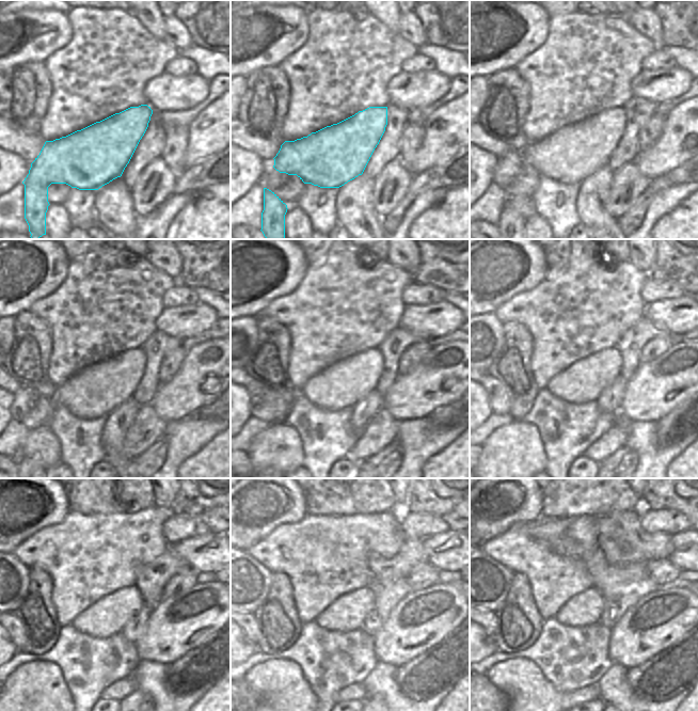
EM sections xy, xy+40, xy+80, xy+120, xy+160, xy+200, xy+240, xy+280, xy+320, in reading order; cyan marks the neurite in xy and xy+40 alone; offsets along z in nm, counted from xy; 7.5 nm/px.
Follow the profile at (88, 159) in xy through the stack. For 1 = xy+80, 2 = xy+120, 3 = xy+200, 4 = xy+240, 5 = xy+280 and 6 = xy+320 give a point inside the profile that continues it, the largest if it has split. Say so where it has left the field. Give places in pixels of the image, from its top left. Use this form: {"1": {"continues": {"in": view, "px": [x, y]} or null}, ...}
{"1": {"continues": {"in": "xy+80", "px": [571, 154]}}, "2": {"continues": {"in": "xy+120", "px": [95, 391]}}, "3": {"continues": {"in": "xy+200", "px": [583, 381]}}, "4": {"continues": {"in": "xy+240", "px": [106, 617]}}, "5": {"continues": {"in": "xy+280", "px": [347, 613]}}, "6": {"continues": {"in": "xy+320", "px": [586, 607]}}}

